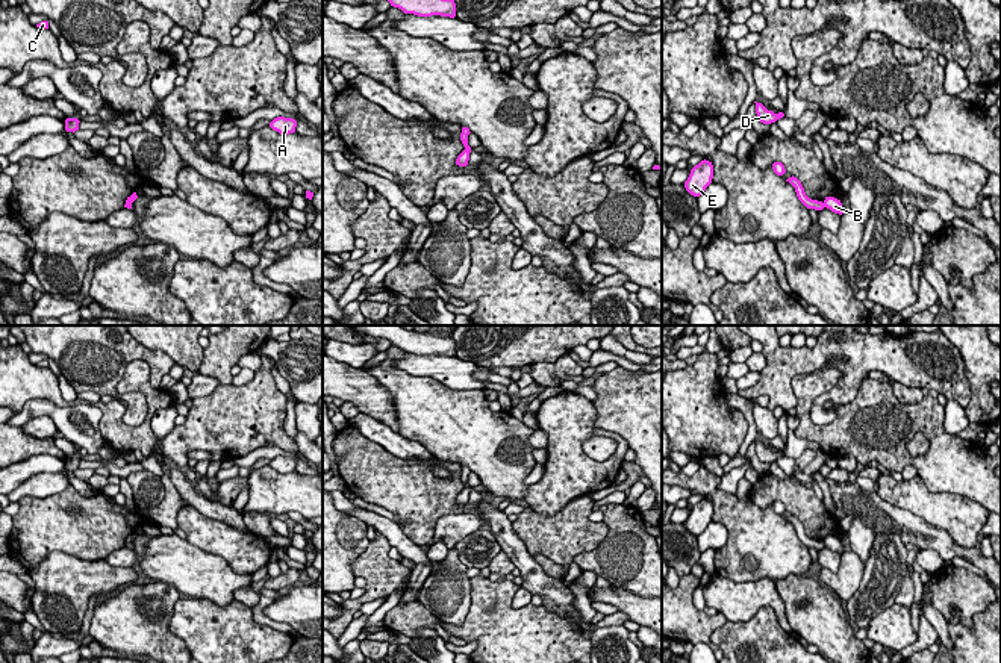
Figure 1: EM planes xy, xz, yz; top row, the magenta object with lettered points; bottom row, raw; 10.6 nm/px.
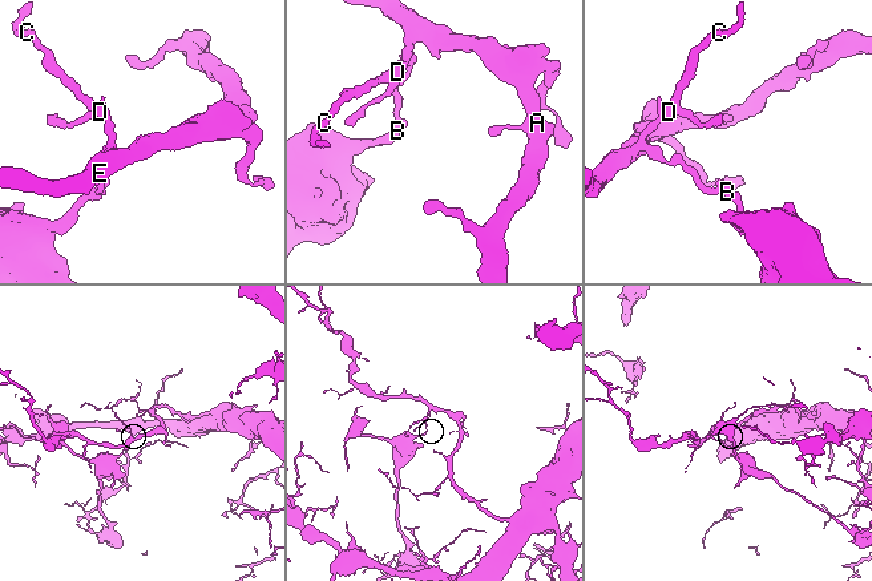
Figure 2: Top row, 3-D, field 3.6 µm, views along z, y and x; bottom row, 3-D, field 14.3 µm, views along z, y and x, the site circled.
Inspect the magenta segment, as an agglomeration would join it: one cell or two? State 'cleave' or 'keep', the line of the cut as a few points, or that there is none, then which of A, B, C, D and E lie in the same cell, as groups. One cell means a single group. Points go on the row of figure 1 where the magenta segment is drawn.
cleave; cut xz (465, 147), (470, 149); groups A C D E / B

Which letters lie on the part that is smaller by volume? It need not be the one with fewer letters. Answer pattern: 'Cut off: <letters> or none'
Cut off: B

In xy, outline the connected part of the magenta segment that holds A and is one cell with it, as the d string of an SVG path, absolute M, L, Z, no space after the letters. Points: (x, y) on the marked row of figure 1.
M277 117L270 123L270 127L280 135L289 135L295 132L297 121L294 118Z

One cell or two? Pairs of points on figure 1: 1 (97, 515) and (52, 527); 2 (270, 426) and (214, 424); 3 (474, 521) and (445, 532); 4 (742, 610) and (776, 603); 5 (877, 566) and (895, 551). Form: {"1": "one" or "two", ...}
{"1": "one", "2": "one", "3": "one", "4": "one", "5": "one"}

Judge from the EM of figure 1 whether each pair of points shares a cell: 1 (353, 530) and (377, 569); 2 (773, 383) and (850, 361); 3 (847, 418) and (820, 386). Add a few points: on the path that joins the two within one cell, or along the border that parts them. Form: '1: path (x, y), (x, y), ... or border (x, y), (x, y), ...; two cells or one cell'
1: border (370, 542), (352, 563), (355, 577); two cells
2: path (792, 364), (821, 354), (832, 354); one cell
3: path (827, 430), (815, 430), (804, 420), (804, 404); one cell

